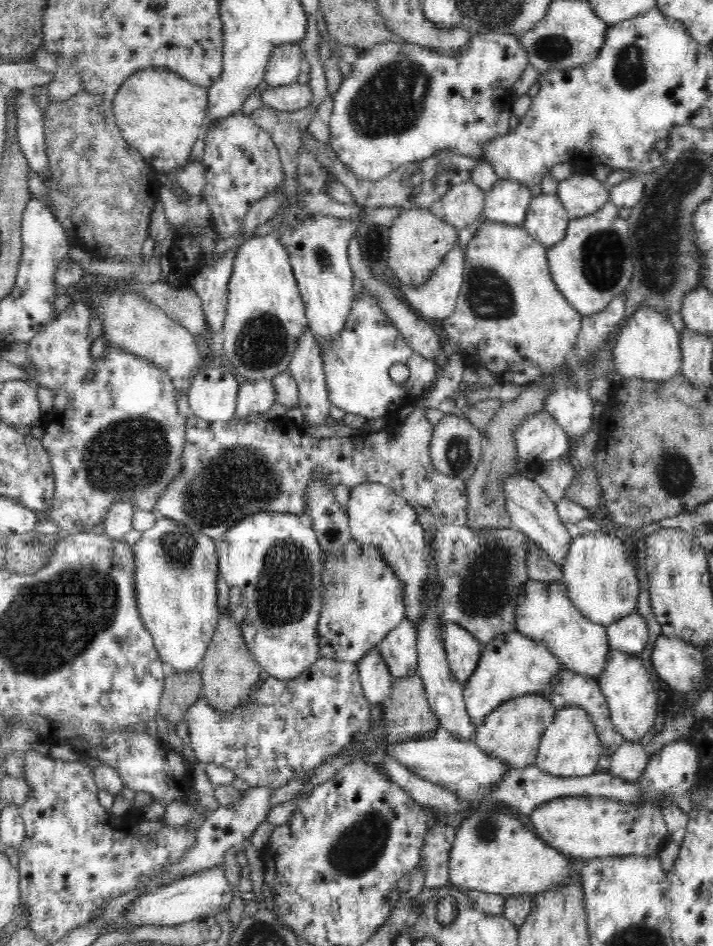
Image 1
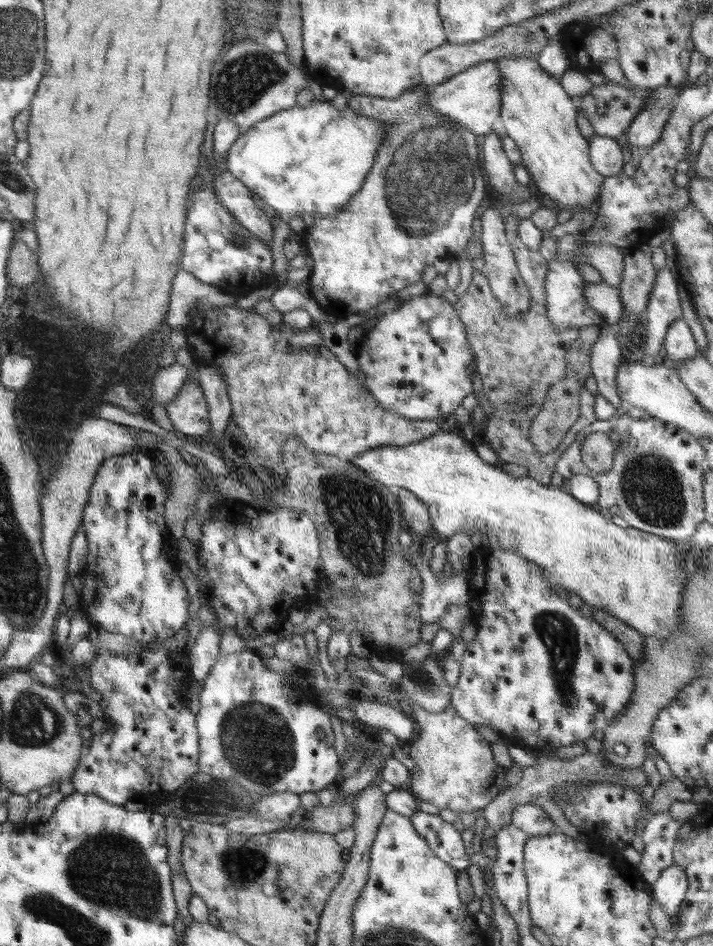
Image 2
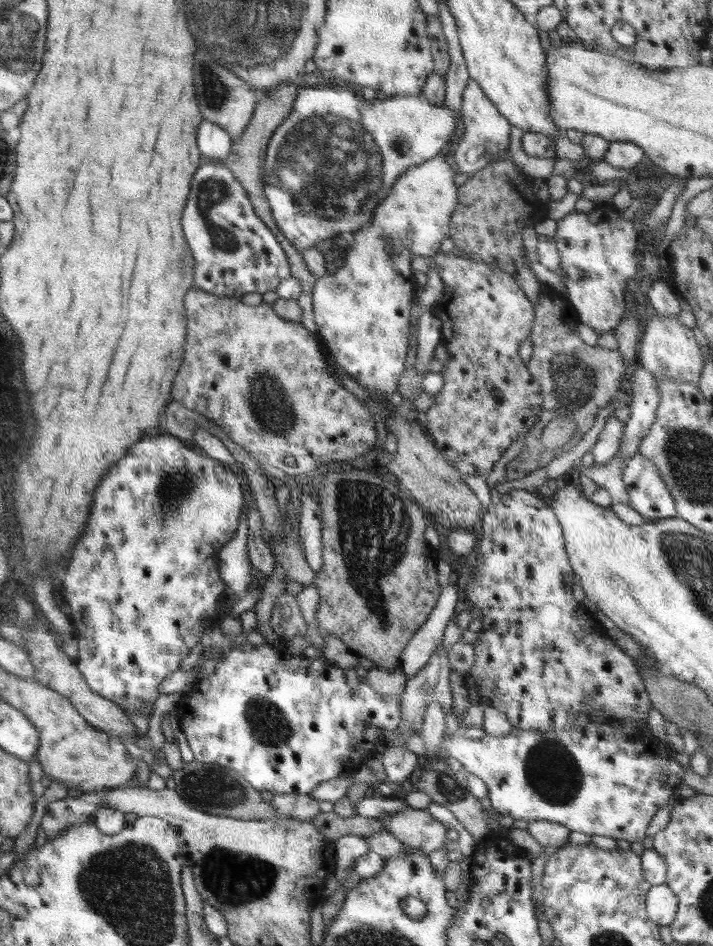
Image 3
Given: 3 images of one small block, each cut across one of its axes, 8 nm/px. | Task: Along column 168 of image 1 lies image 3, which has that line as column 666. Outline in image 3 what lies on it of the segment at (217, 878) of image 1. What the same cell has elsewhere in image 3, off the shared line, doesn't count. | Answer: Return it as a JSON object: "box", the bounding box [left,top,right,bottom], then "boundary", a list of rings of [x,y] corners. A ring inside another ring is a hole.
{"box":[645,883,678,926],"boundary":[[[667,883],[651,885],[645,902],[647,917],[659,926],[668,926],[676,917],[678,903],[677,896]]]}

